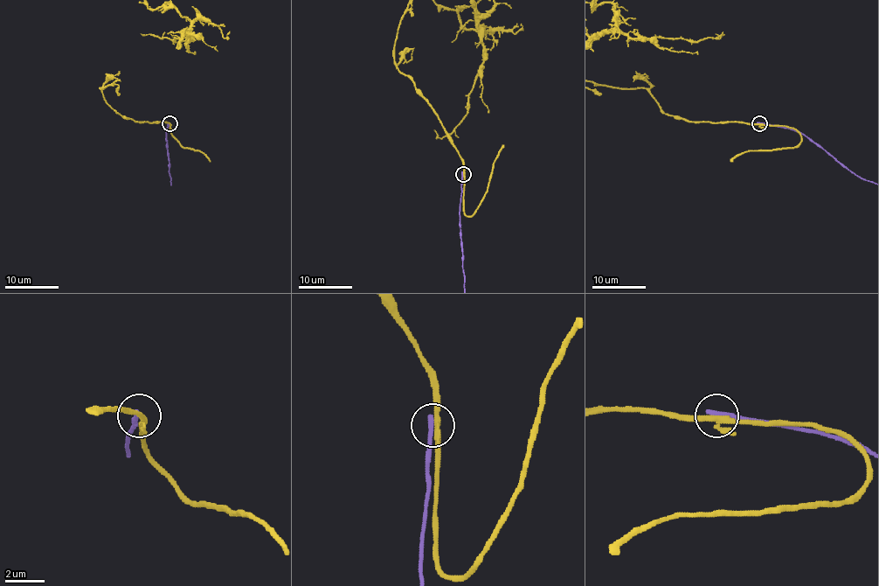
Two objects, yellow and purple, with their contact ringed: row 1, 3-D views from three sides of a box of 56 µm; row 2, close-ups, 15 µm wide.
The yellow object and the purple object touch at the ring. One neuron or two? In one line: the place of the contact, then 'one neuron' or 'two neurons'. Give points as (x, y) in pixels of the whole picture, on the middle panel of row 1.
place (463, 174); two neurons

